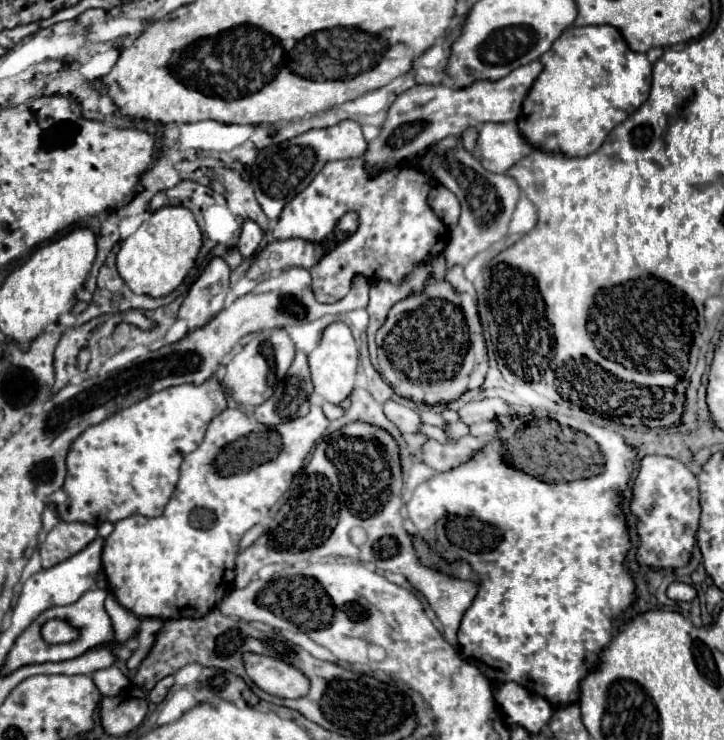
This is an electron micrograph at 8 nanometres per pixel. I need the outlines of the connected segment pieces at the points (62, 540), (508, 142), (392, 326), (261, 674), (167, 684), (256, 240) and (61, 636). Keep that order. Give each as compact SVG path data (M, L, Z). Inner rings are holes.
M60 521L48 535L44 545L40 545L40 557L42 557L42 567L50 569L72 555L80 553L94 537L98 535L96 527L86 525L86 523L66 523Z
M486 121L486 123L480 123L474 128L478 130L478 139L476 139L476 147L474 147L472 153L492 173L506 173L518 159L522 159L522 155L528 155L534 149L520 135L516 123L492 123L492 121Z
M438 255L430 263L432 263L432 271L424 283L424 289L420 293L414 293L394 303L384 325L376 333L376 345L378 345L378 371L382 379L390 383L390 387L398 395L412 399L414 403L436 405L436 403L450 403L458 399L462 393L466 393L468 389L480 387L486 375L488 355L486 355L486 343L482 337L482 325L478 325L476 321L476 327L472 329L472 325L466 323L466 317L462 315L462 309L460 309L460 297L458 293L454 293L452 285L444 277L446 275L444 257ZM468 353L474 353L474 359L470 359L466 365Z
M254 653L244 655L248 677L266 693L276 697L302 697L308 691L308 679L288 663L274 657L262 657Z
M166 677L166 679L162 679L162 683L158 683L158 687L154 687L152 691L150 691L150 701L152 703L162 703L164 701L164 697L168 695L168 691L170 691L170 687L174 685L174 677Z
M244 221L238 239L238 251L242 253L242 257L252 257L258 251L260 241L262 241L262 229L254 221Z
M52 619L42 627L42 637L46 639L46 643L68 643L78 637L78 631L68 623Z

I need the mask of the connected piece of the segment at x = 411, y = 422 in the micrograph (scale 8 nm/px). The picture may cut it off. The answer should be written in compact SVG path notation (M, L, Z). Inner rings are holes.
M386 401L384 403L384 415L402 431L402 433L418 433L422 421L418 413L410 407L404 407L396 401Z

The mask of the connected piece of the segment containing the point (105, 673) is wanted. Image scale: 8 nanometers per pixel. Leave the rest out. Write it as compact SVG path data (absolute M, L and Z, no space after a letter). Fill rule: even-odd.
M116 665L94 671L94 673L92 673L92 681L94 681L94 685L98 687L100 695L108 695L108 697L118 695L124 687L130 685L130 681L124 677L124 673L122 673Z

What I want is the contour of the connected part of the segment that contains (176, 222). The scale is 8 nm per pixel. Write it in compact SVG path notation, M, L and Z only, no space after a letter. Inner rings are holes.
M160 207L142 227L122 241L116 255L116 267L120 277L134 293L150 297L164 297L172 293L194 267L194 259L202 247L202 233L196 225L192 211L186 207Z

